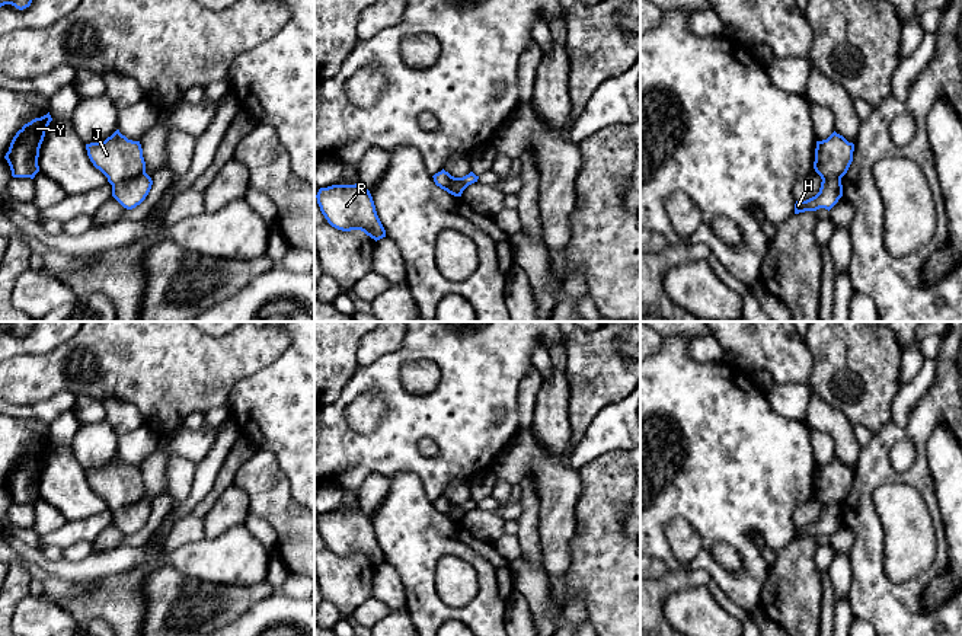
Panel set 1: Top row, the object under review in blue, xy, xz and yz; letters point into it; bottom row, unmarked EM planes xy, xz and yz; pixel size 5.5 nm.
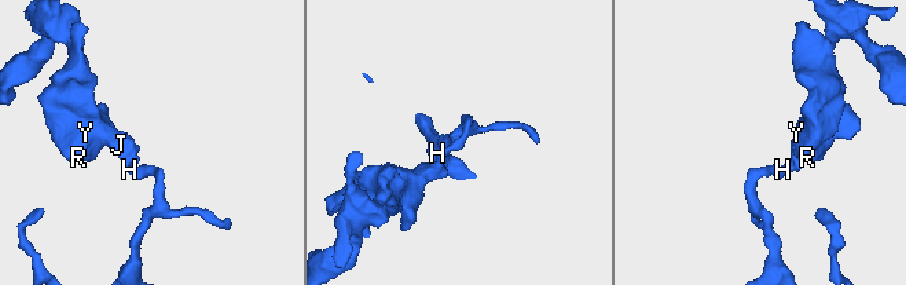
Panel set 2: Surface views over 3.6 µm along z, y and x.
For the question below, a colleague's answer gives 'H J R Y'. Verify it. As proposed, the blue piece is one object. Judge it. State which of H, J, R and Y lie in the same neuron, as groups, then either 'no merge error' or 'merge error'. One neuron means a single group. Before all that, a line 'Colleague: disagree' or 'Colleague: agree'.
Colleague: disagree
H / J R Y; merge error

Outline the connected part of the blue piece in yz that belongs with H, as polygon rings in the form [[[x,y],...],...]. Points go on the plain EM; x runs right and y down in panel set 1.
[[[824,505],[821,508],[819,518],[815,522],[806,527],[796,527],[795,540],[805,538],[805,537],[816,537],[819,534],[825,534],[830,537],[841,522],[843,522],[841,506]]]

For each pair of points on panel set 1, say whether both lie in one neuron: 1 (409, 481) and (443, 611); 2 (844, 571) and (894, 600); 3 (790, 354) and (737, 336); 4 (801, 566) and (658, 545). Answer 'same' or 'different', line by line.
1: same
2: different
3: same
4: different

